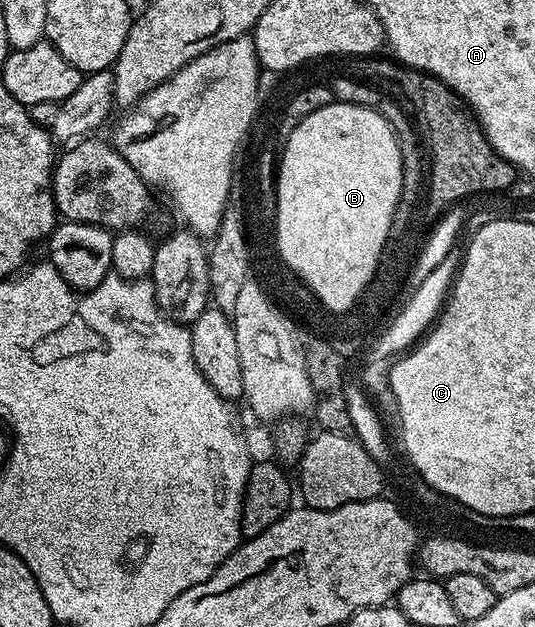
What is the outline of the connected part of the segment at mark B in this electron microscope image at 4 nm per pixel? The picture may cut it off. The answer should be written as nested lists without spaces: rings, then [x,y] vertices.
[[[333,103],[308,114],[300,123],[291,130],[289,139],[289,149],[280,155],[280,163],[277,165],[277,172],[282,176],[282,231],[277,235],[279,247],[284,253],[285,261],[298,270],[302,276],[306,276],[308,283],[314,285],[322,299],[328,300],[345,307],[354,298],[354,292],[362,289],[364,277],[370,276],[372,266],[372,254],[378,252],[378,244],[381,235],[386,234],[386,220],[388,210],[394,205],[394,195],[396,194],[396,158],[398,157],[398,139],[390,131],[390,123],[382,119],[380,114],[371,112],[364,106],[355,104]]]

